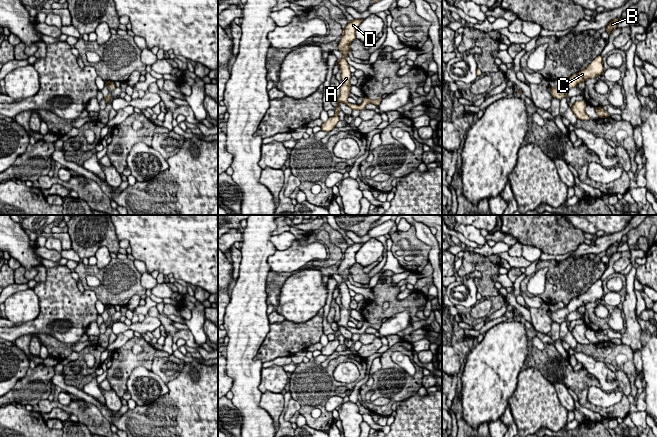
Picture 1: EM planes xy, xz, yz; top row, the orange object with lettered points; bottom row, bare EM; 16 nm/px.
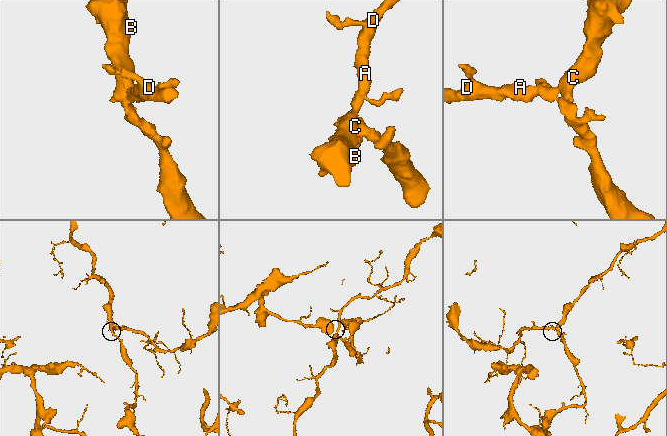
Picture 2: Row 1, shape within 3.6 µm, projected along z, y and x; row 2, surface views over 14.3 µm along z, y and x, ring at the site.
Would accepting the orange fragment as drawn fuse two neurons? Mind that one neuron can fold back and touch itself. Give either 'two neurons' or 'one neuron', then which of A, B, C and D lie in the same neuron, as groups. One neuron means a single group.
one neuron; A B C D

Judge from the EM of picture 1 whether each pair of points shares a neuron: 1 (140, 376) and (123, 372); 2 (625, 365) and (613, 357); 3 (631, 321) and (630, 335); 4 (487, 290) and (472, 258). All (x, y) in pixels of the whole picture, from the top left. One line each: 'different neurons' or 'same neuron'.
1: different neurons
2: same neuron
3: same neuron
4: same neuron

